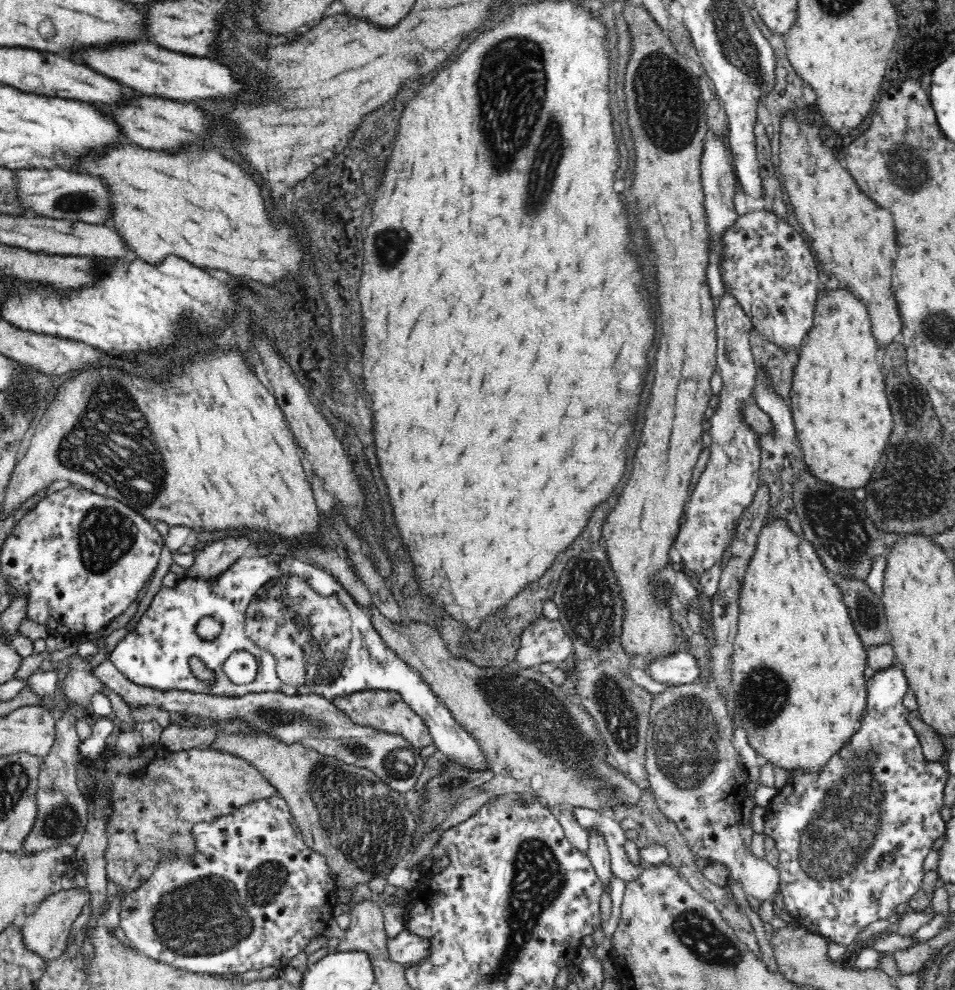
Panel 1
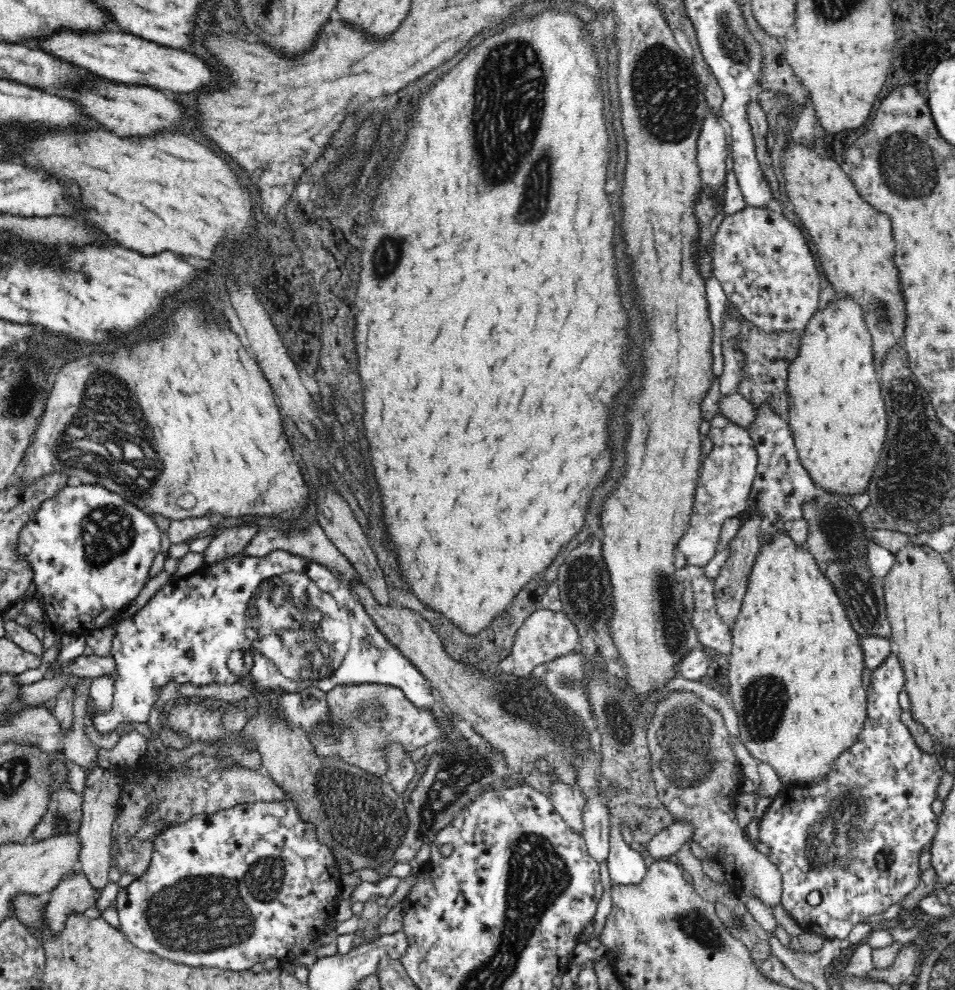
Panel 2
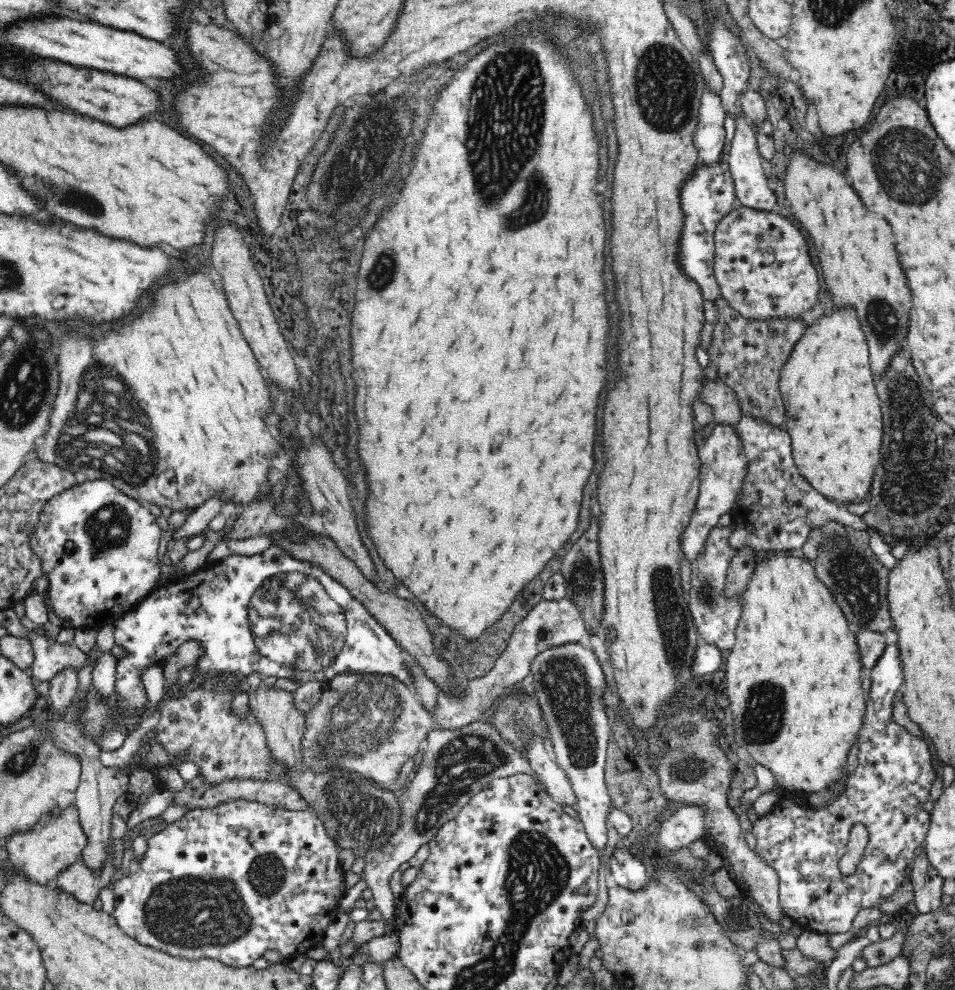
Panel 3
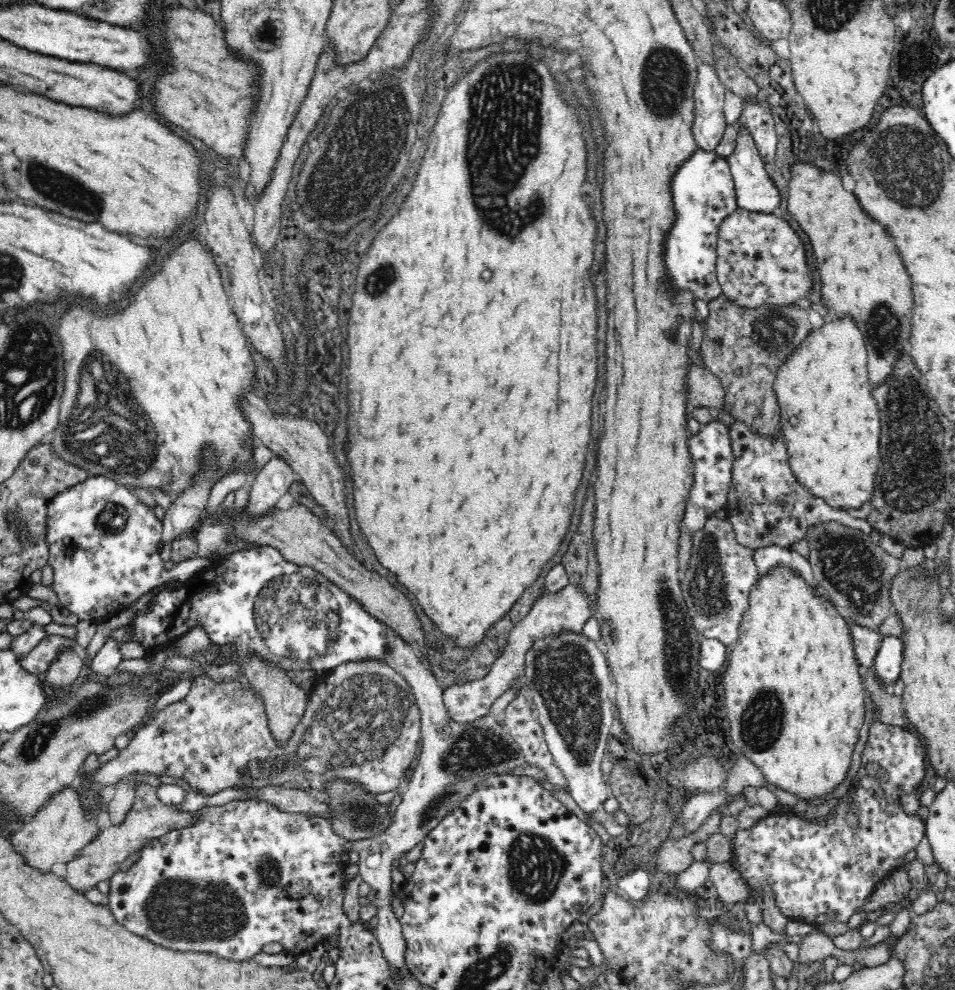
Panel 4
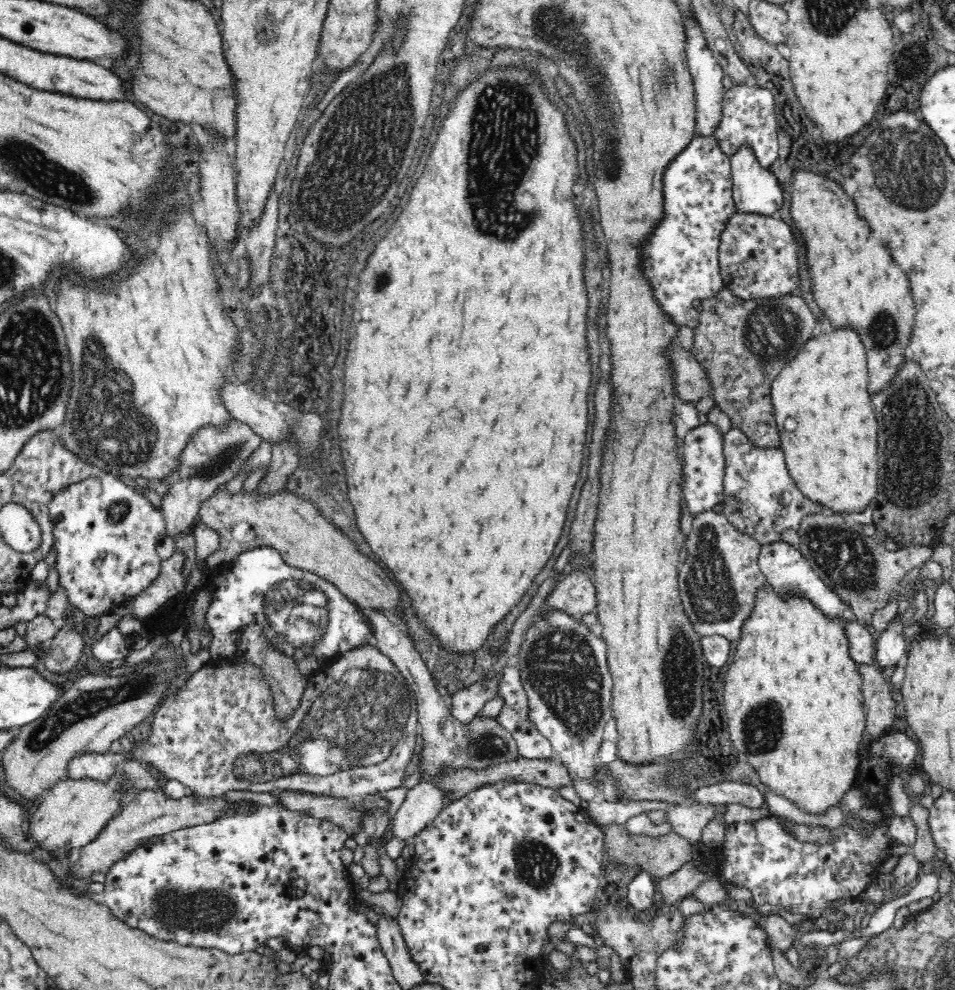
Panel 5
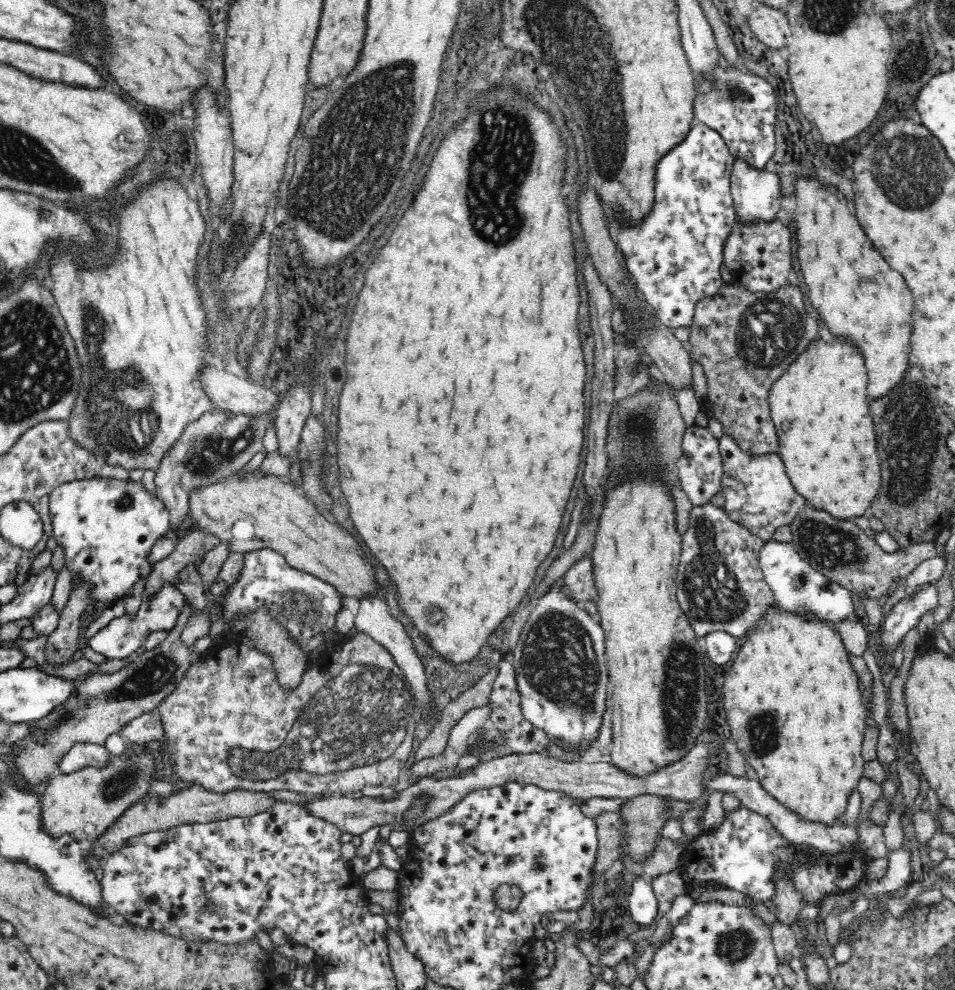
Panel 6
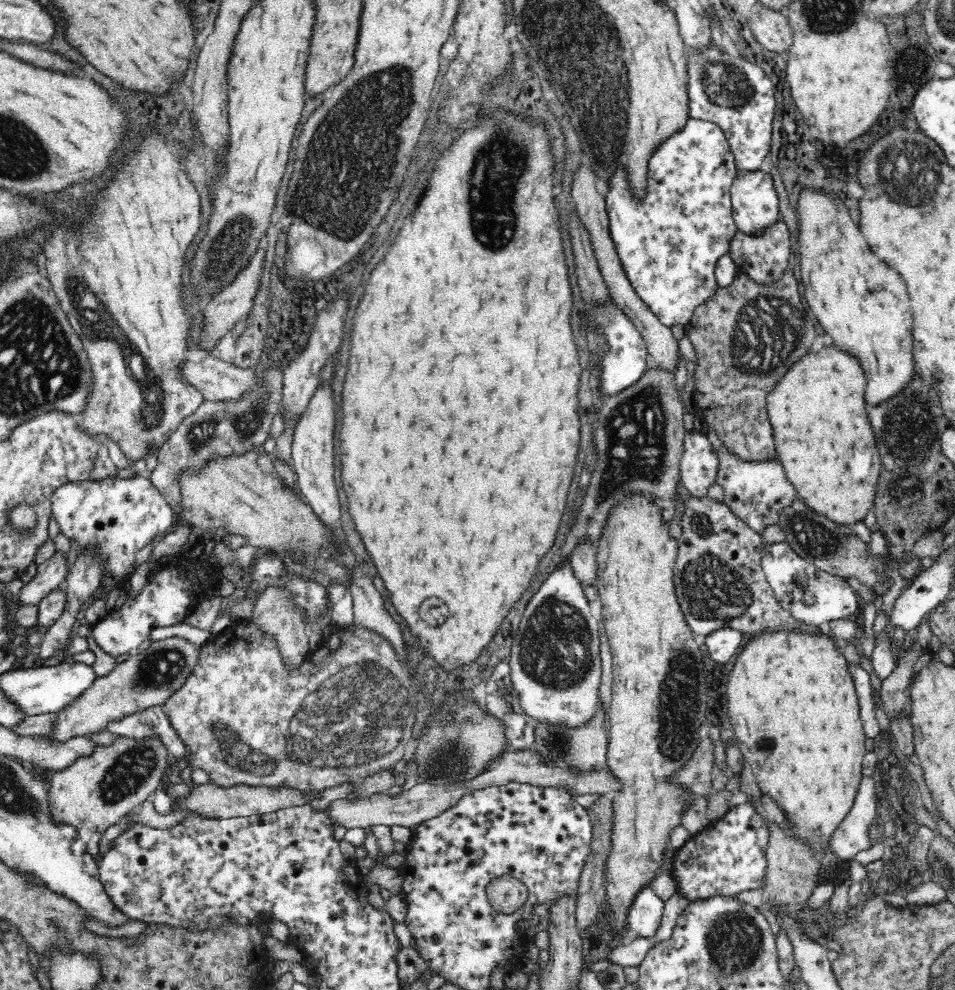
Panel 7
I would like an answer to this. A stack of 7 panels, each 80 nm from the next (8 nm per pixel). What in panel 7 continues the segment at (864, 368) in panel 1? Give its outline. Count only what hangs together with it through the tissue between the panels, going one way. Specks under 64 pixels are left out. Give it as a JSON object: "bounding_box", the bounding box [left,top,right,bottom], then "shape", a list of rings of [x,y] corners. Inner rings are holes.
{"bounding_box":[767,340,880,525],"shape":[[[828,340],[828,345],[824,344],[818,352],[806,352],[786,371],[767,396],[767,413],[775,430],[776,459],[786,470],[786,476],[797,490],[799,498],[838,524],[853,525],[858,520],[864,520],[876,500],[880,458],[864,402],[866,380],[858,358],[836,348]]]}

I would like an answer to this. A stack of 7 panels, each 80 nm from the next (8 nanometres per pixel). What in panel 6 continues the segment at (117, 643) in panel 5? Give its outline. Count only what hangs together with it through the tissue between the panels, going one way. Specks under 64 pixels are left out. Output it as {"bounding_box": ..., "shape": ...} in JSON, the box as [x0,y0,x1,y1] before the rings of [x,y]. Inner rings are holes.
{"bounding_box":[86,586,184,659],"shape":[[[164,586],[162,592],[158,596],[149,601],[142,601],[138,613],[134,616],[134,620],[130,620],[129,616],[123,615],[120,618],[114,618],[106,628],[102,628],[95,636],[92,636],[86,643],[98,654],[105,655],[108,659],[123,659],[136,653],[137,649],[150,634],[161,631],[170,632],[175,628],[178,614],[184,608],[184,597],[175,586]]]}

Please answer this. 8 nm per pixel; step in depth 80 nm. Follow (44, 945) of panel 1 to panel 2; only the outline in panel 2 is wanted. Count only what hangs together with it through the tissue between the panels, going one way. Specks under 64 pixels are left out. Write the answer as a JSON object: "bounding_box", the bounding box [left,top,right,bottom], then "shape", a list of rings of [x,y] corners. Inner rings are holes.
{"bounding_box":[26,873,100,946],"shape":[[[84,873],[64,876],[58,886],[45,897],[44,924],[42,928],[26,926],[32,937],[43,946],[48,939],[57,939],[63,931],[66,919],[74,913],[82,913],[96,904],[100,893],[90,885]]]}

